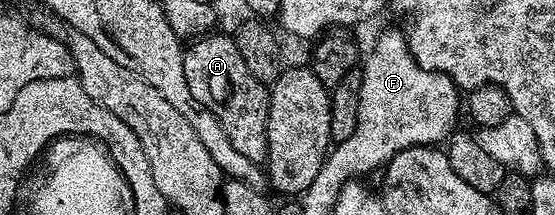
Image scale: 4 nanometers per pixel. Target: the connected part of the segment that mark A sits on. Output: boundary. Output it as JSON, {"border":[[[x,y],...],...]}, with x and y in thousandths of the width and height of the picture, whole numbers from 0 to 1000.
{"border":[[[377,153],[344,186],[332,223],[332,298],[335,302],[335,377],[342,395],[342,433],[350,433],[350,470],[371,488],[378,526],[389,535],[391,563],[407,600],[407,637],[436,730],[450,730],[450,749],[474,763],[483,730],[483,447],[485,409],[459,367],[458,344],[443,312],[436,251],[429,237],[416,158],[389,163]]]}

